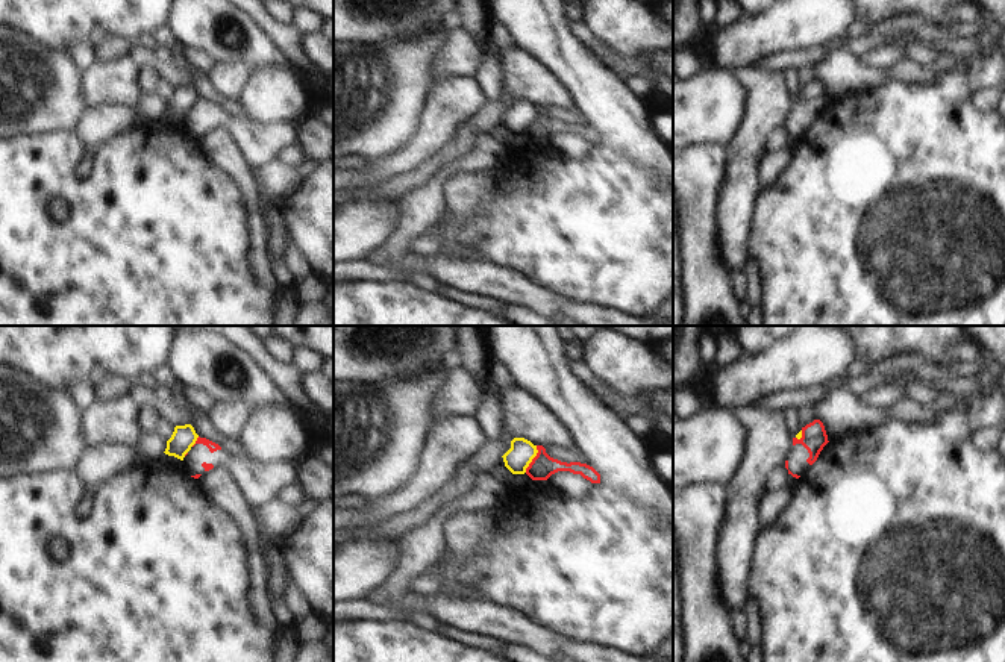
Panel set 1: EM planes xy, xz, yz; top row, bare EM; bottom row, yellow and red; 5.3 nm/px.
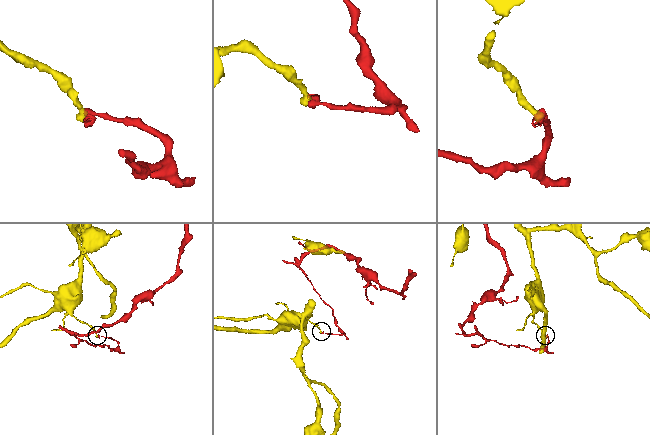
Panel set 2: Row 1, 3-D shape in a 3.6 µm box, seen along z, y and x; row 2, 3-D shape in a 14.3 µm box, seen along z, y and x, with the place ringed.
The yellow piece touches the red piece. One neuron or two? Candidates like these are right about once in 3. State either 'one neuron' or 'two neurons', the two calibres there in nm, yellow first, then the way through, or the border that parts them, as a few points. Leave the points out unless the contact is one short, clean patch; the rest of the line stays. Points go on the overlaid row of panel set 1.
two neurons; 140 nm thick on the yellow side, 130 nm on the other; border along xz (537, 446), (537, 455), (525, 471)

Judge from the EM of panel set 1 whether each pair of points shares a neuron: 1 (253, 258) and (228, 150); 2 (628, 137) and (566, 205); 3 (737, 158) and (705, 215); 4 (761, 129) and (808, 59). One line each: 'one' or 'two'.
1: one
2: two
3: two
4: two

